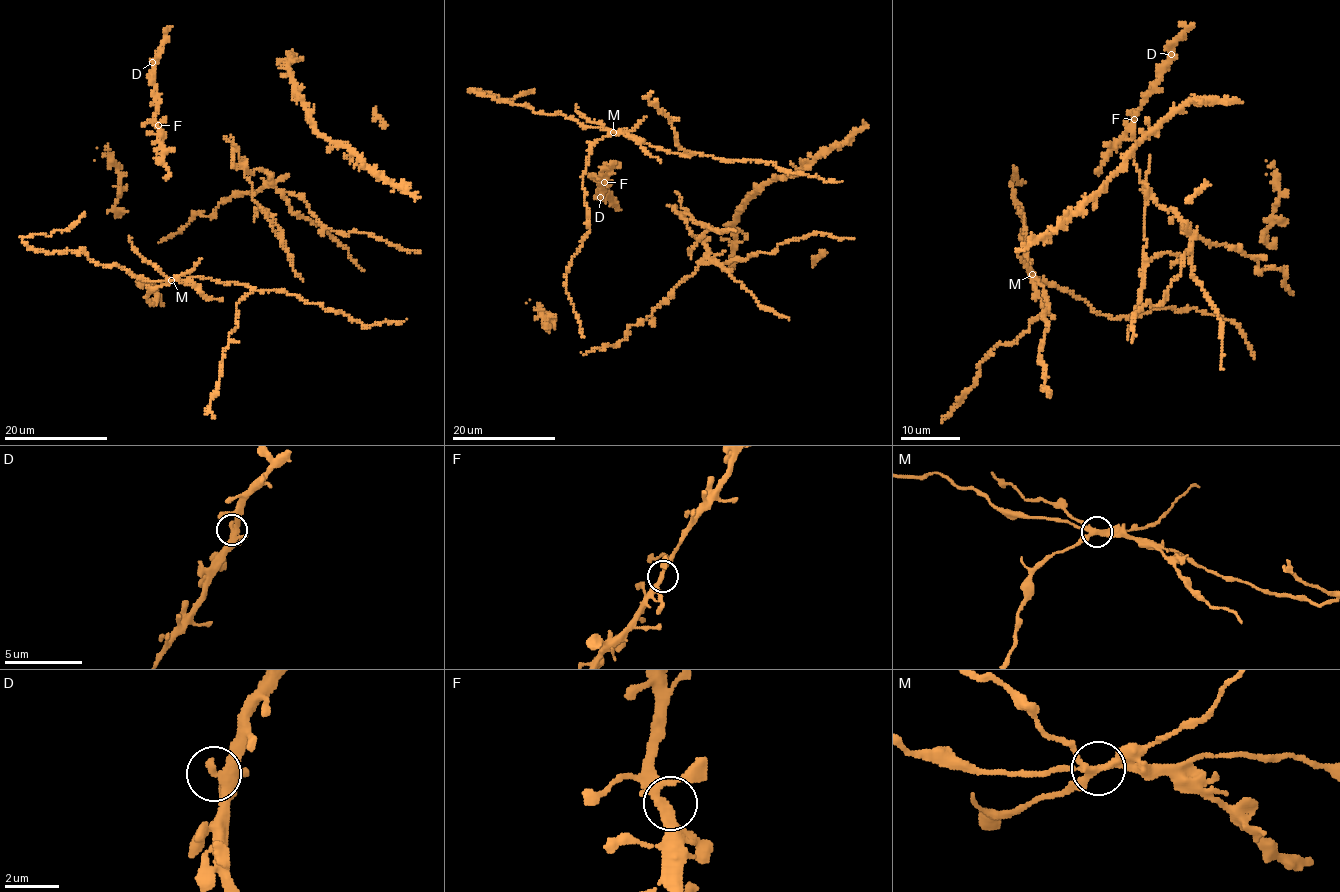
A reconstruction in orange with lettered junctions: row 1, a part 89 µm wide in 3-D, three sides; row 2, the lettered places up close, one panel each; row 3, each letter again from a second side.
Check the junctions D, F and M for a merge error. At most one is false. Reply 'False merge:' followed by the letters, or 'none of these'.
False merge: M

